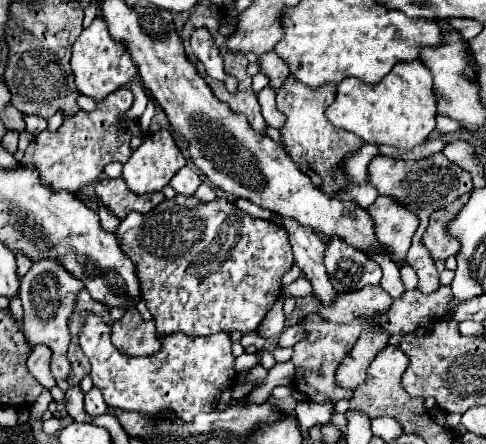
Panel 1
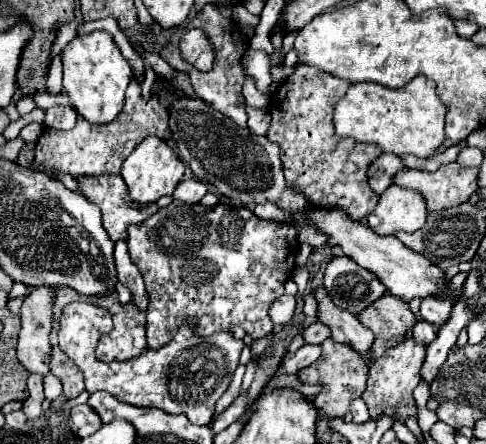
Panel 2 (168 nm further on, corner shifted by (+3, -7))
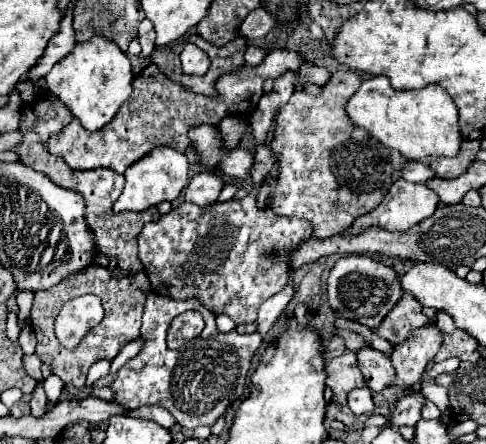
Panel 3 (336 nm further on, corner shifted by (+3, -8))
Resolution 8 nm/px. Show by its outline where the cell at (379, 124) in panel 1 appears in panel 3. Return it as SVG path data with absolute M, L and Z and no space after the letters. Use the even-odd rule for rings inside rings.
M384 76L364 78L360 88L348 100L346 112L352 124L364 128L380 144L398 150L408 160L456 156L462 142L458 132L458 110L452 98L436 84L398 92Z

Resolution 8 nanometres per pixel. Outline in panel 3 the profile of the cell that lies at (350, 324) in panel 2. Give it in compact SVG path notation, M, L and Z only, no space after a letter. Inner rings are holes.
M366 346L360 348L356 356L358 356L358 368L364 374L364 380L372 392L380 392L380 388L384 390L386 386L392 384L394 368L390 364L388 354Z

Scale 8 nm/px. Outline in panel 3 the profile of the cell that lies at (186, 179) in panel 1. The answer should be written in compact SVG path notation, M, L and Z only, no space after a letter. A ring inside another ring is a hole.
M200 172L186 186L184 198L186 198L186 202L194 202L198 206L208 206L208 204L216 202L222 186L224 186L224 180L220 174Z

